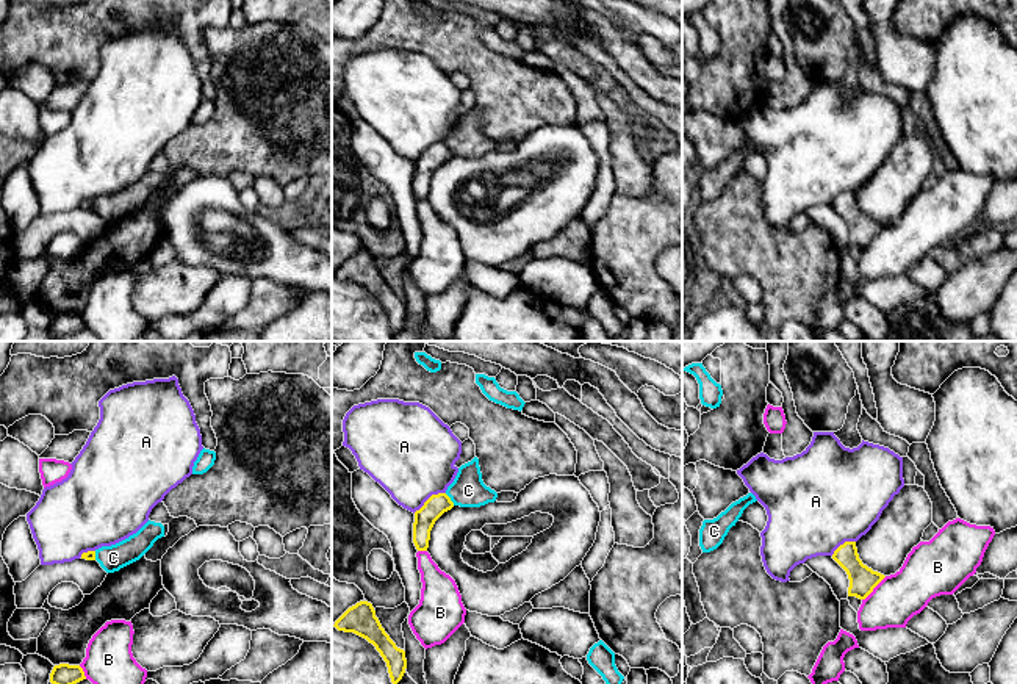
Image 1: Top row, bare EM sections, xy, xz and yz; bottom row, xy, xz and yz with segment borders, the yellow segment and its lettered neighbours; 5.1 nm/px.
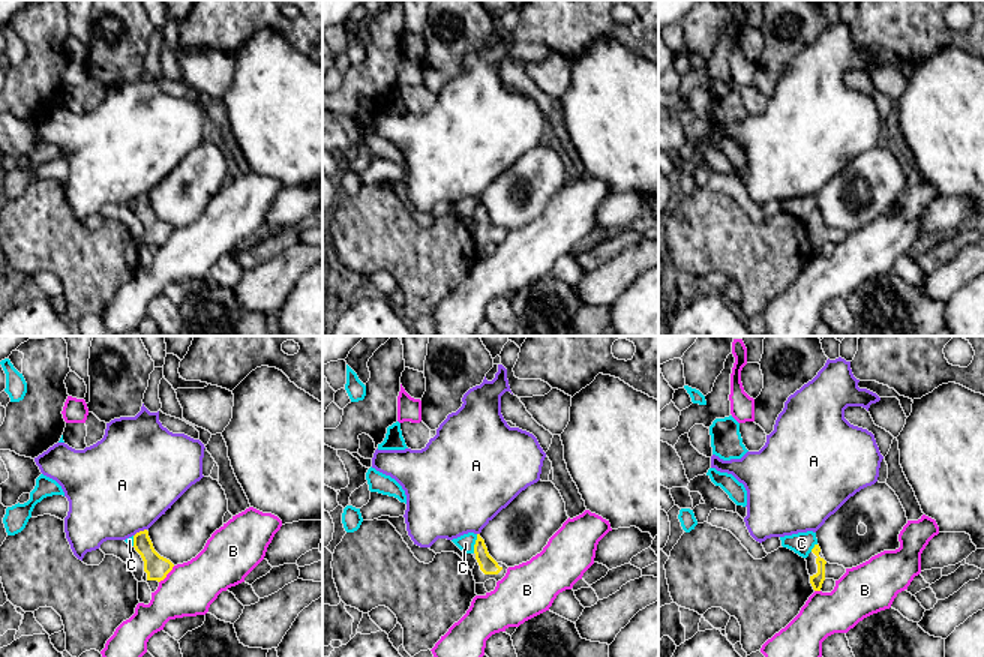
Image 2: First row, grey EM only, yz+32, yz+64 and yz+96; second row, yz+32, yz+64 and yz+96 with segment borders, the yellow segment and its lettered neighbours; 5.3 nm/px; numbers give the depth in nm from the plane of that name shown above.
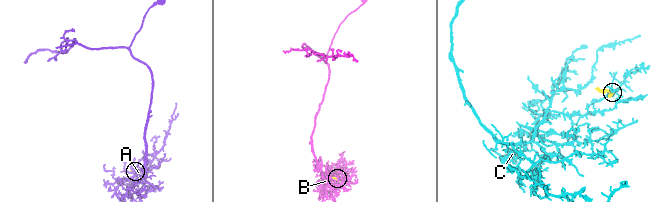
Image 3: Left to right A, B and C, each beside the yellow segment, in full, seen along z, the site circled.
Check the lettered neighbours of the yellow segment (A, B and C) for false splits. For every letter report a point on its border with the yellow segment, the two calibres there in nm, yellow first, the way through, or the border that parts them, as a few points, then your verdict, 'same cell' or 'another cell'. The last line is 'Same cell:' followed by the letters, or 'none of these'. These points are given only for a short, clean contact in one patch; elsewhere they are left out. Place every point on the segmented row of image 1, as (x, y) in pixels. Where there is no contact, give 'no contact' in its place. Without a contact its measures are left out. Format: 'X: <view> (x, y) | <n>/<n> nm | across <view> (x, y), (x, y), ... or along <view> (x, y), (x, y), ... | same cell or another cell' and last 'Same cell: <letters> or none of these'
A: xz (429, 498) | 110/460 nm | another cell
B: yz (873, 587) | 140/240 nm | another cell
C: xz (449, 500) | 110/180 nm | along xz (445, 493), (454, 504) | another cell
Same cell: none of these

